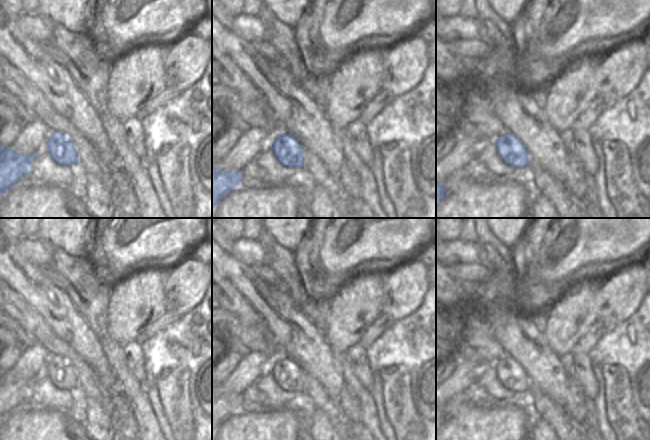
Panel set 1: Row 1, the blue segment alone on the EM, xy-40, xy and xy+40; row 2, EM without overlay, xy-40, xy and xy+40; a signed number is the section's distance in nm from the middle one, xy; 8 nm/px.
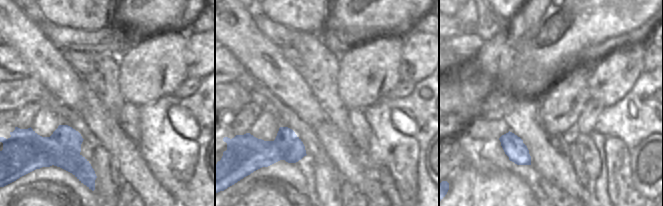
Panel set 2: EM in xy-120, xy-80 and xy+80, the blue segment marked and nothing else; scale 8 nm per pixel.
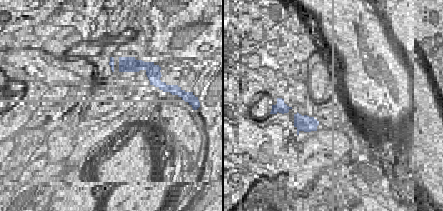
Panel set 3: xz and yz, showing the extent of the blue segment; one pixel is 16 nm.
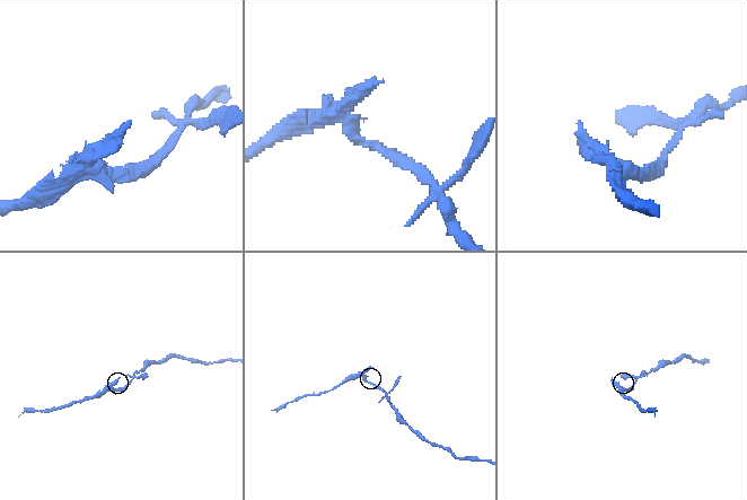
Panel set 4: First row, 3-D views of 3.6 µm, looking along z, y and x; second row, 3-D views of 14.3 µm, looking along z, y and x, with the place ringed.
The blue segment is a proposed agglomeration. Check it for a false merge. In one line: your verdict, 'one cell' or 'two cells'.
two cells

